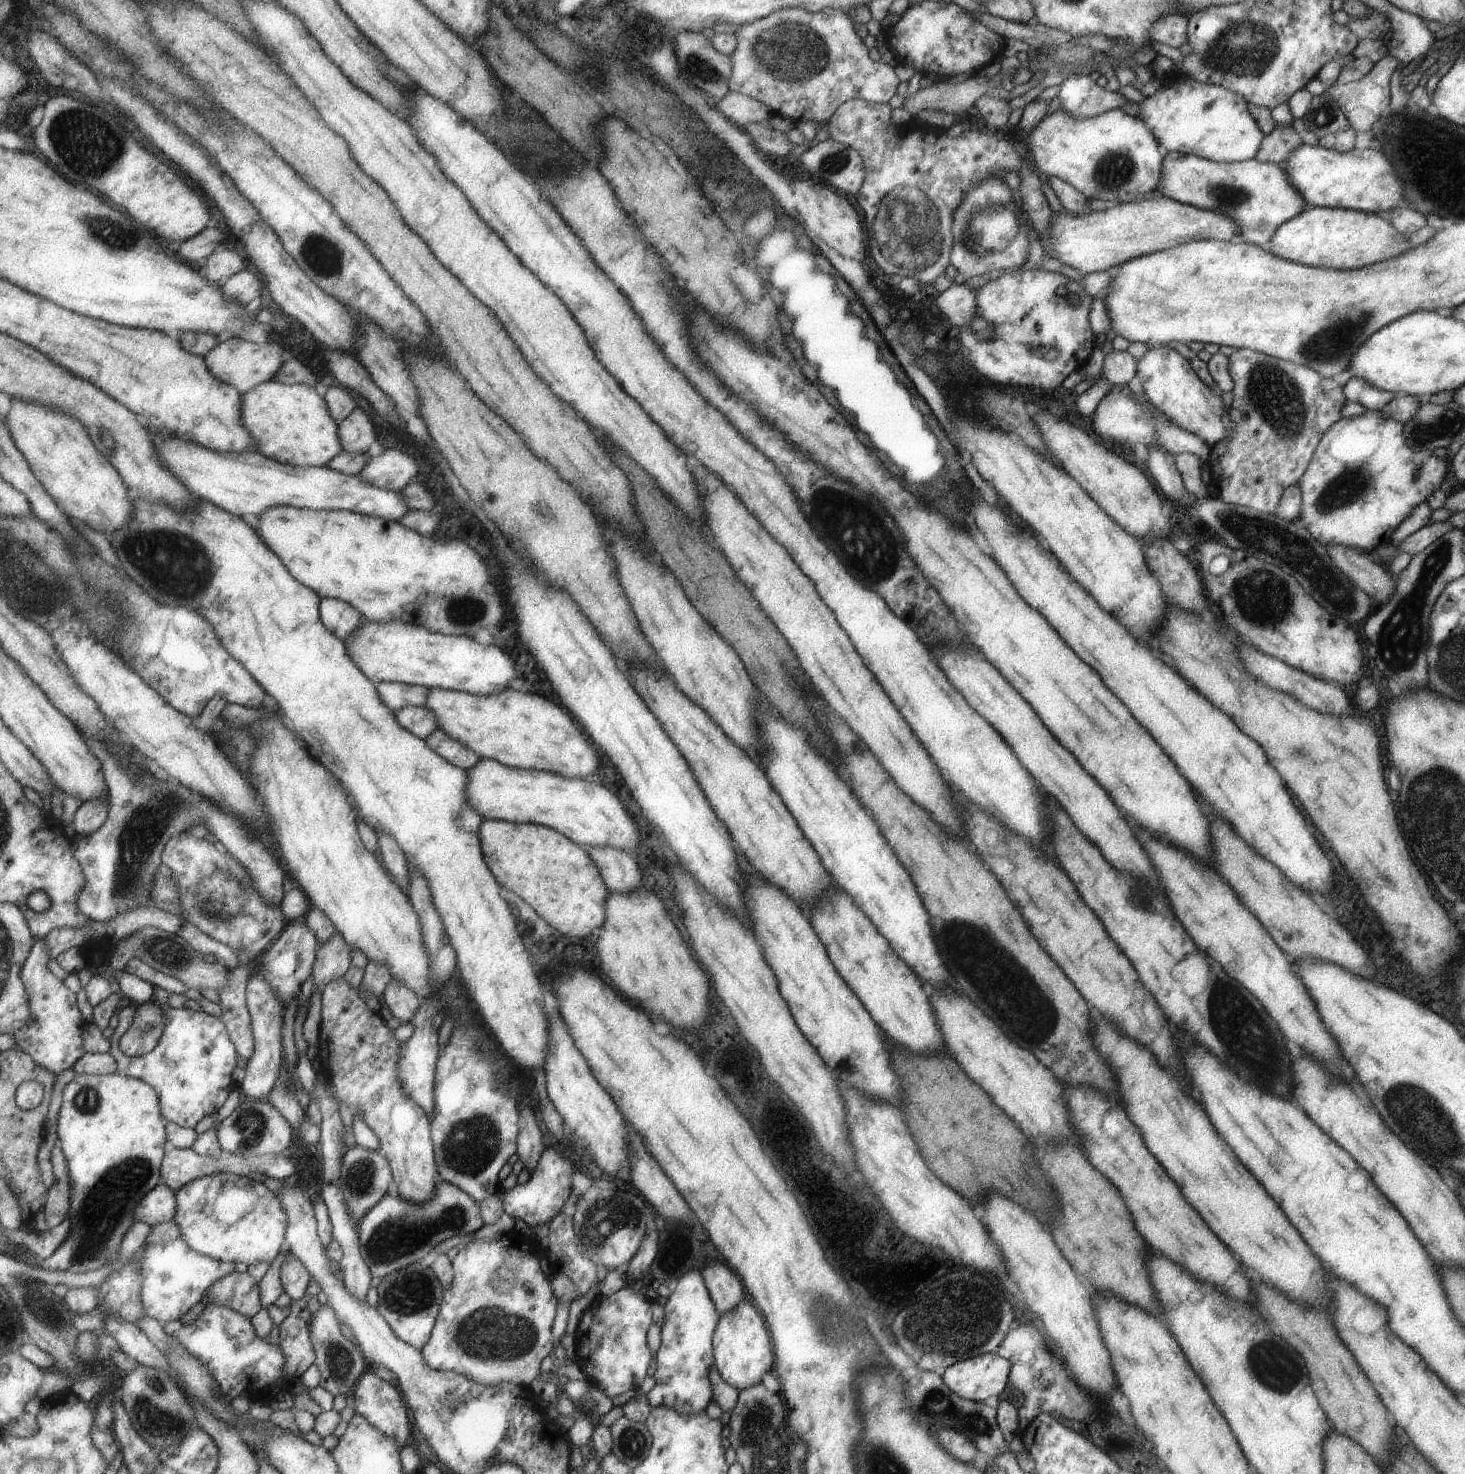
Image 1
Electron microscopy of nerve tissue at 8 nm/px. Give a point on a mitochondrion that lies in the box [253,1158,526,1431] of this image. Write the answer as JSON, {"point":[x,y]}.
{"point":[396,1238]}

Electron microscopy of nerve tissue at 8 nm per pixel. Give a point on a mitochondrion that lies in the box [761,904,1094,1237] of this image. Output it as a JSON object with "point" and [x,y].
{"point":[1035,1018]}

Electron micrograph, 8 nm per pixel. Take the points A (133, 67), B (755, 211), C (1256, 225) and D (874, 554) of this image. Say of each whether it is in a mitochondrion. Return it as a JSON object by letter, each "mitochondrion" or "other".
{"A":"other","B":"other","C":"mitochondrion","D":"mitochondrion"}

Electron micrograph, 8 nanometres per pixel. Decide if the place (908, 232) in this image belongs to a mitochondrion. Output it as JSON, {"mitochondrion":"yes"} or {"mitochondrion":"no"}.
{"mitochondrion":"yes"}

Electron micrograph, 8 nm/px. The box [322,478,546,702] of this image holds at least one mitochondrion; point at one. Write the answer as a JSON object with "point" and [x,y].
{"point":[462,611]}

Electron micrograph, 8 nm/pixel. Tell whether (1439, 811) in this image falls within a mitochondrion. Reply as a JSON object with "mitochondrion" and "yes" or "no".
{"mitochondrion":"yes"}

